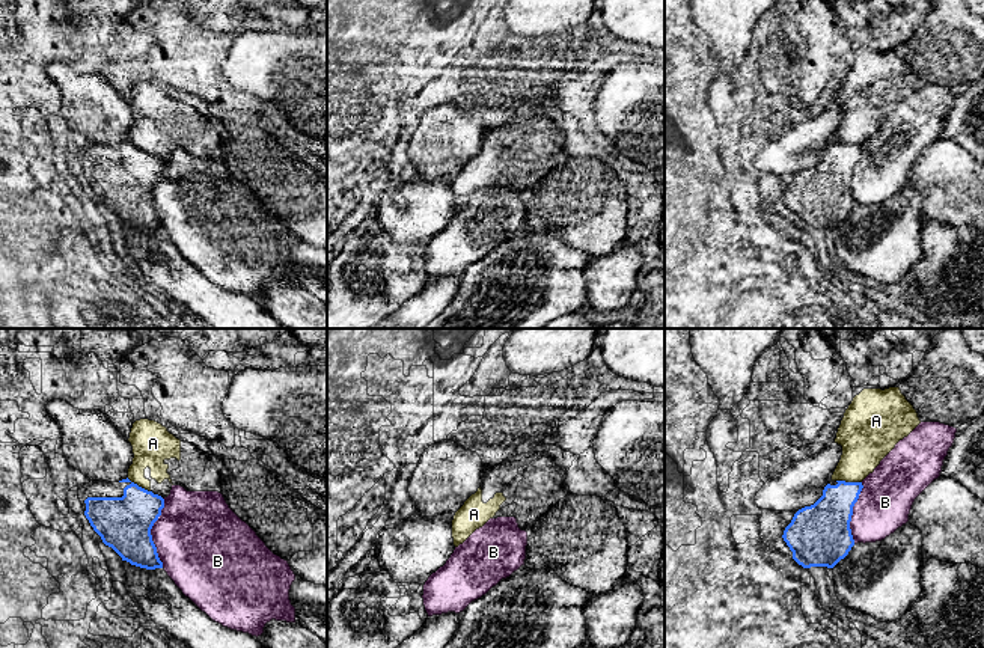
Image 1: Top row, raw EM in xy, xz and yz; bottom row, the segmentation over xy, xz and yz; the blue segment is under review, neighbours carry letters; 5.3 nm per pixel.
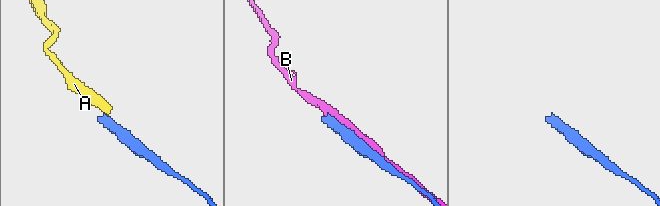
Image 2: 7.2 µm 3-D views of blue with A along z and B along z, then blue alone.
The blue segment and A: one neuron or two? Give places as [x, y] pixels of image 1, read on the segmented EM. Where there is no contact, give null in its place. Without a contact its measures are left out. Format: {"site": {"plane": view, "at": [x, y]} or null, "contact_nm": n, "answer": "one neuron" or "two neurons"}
{"site": {"plane": "yz", "at": [849, 482]}, "contact_nm": 140, "answer": "two neurons"}

